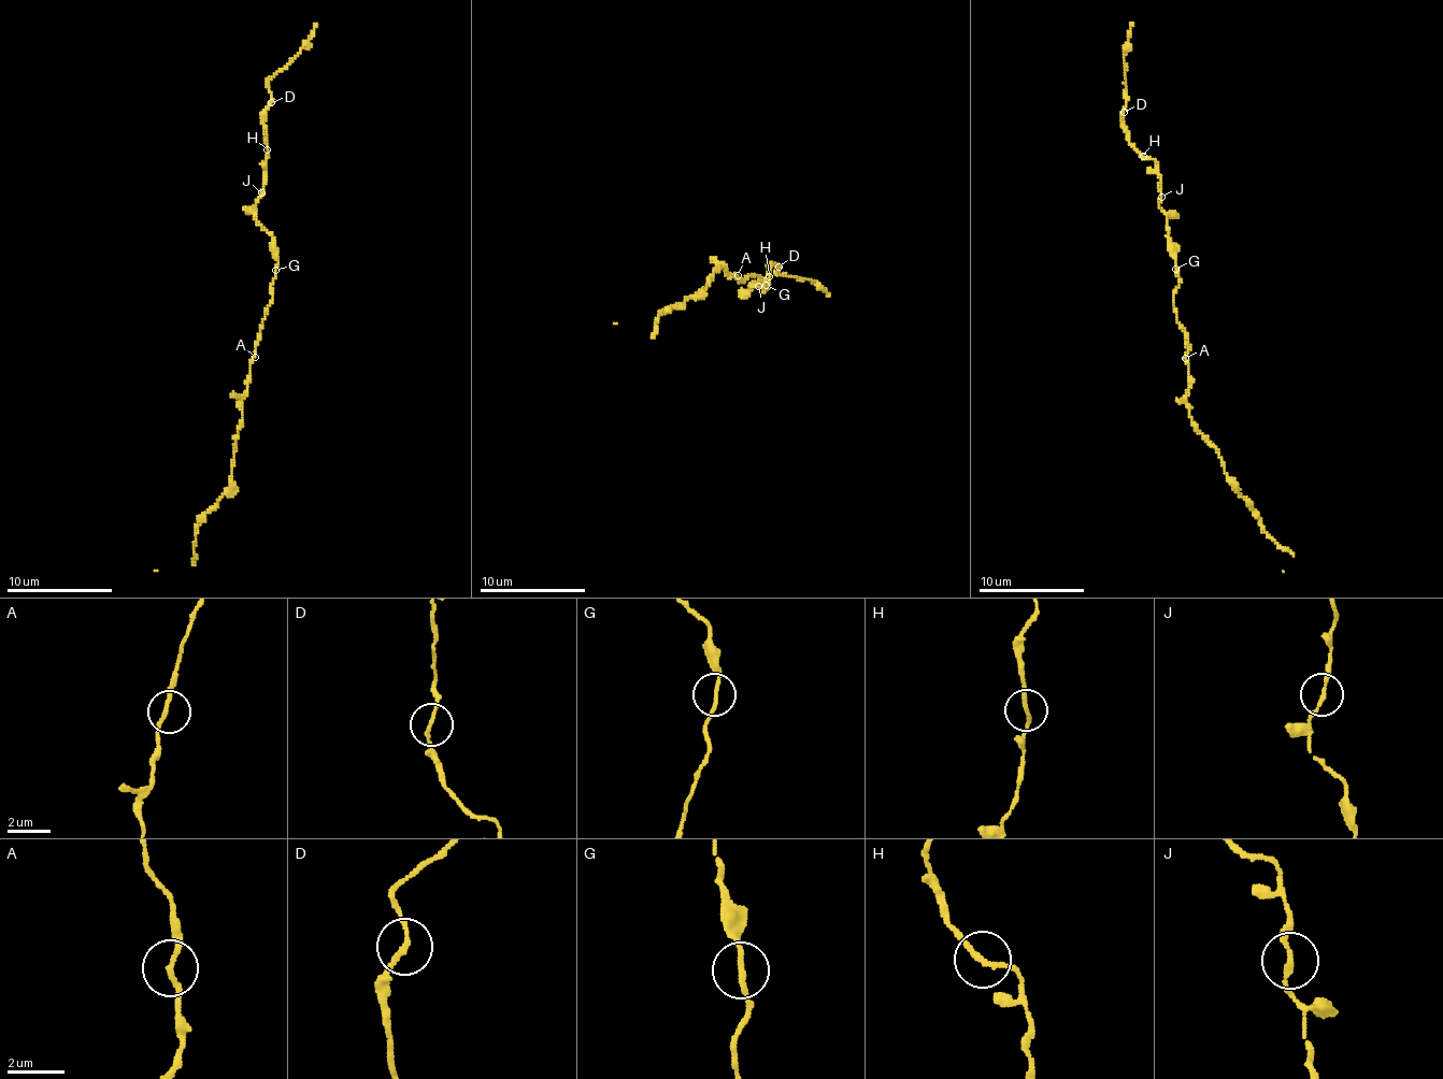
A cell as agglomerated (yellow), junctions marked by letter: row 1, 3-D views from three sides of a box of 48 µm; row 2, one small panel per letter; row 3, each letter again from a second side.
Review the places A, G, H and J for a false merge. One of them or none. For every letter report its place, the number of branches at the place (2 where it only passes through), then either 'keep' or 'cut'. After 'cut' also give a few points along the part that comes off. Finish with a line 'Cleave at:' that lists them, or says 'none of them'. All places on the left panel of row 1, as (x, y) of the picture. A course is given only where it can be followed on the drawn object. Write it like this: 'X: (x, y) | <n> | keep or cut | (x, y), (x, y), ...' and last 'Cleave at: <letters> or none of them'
A: (255, 357) | 2 | keep
G: (275, 270) | 2 | keep
H: (267, 149) | 2 | keep
J: (261, 192) | 2 | keep
Cleave at: none of them

